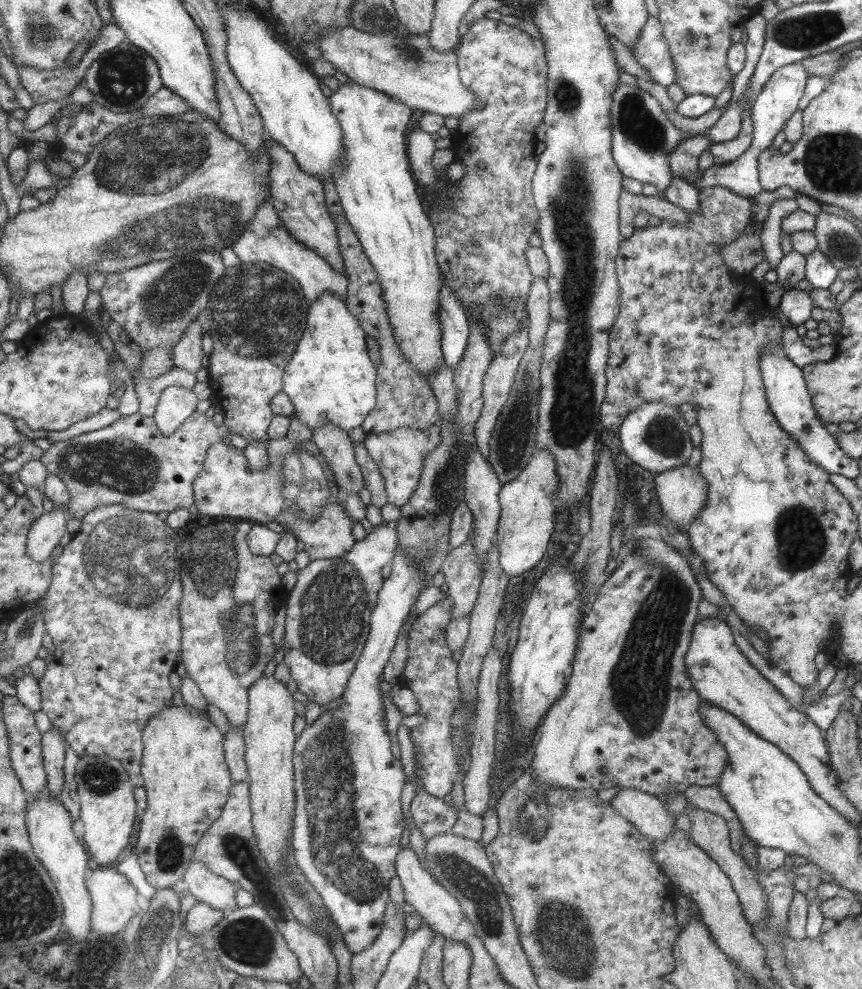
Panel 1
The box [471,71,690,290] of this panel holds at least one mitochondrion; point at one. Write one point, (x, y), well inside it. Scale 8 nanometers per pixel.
(637, 123)

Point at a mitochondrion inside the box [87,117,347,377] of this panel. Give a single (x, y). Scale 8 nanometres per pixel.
(257, 313)

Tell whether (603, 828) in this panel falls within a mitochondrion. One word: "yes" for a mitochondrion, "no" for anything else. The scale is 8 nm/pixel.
no

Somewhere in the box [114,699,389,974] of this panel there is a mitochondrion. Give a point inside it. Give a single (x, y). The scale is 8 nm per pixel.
(238, 850)

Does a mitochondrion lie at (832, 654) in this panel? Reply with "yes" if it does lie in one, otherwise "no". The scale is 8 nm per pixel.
no

